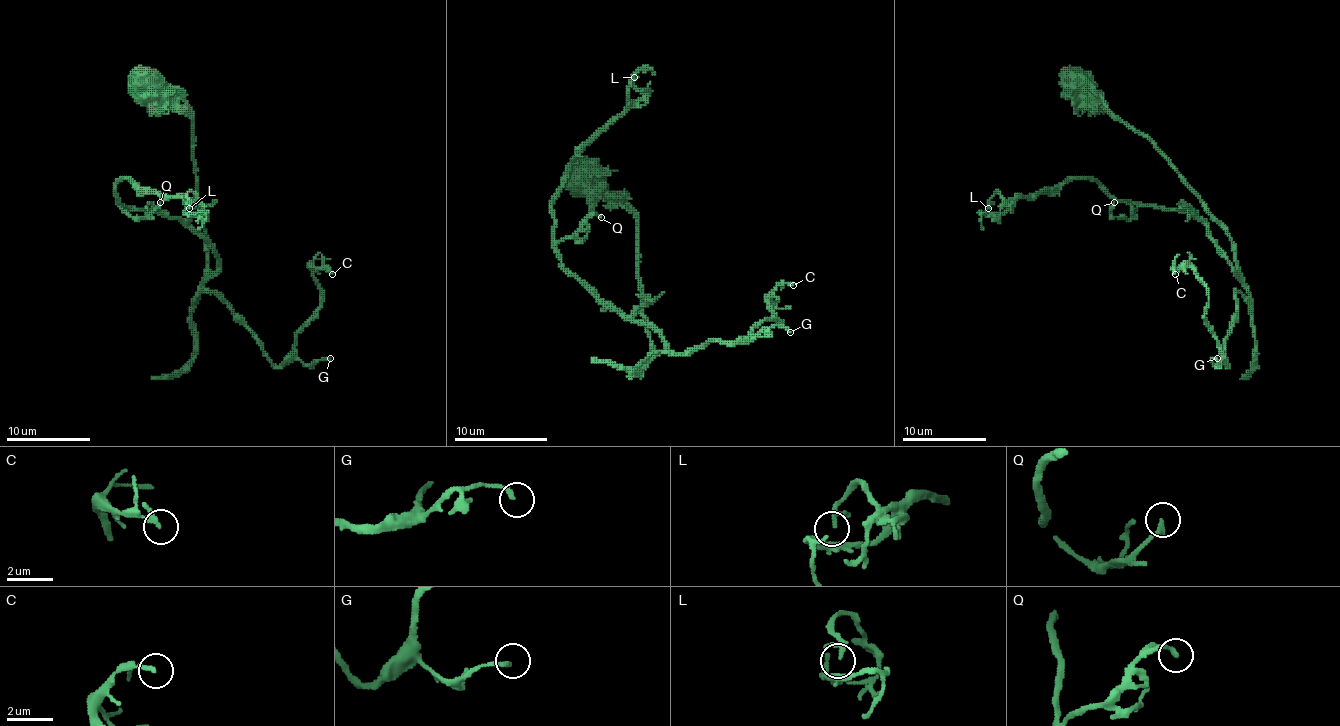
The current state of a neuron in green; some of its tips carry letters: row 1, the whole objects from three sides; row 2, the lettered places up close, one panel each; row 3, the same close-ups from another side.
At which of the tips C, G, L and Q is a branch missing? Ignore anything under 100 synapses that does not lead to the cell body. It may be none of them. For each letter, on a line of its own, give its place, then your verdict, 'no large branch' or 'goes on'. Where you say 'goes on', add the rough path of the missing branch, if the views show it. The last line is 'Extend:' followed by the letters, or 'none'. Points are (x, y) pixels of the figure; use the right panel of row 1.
C: at (1175, 274); no large branch
G: at (1217, 358); no large branch
L: at (988, 208); no large branch
Q: at (1114, 202); no large branch
Extend: none

